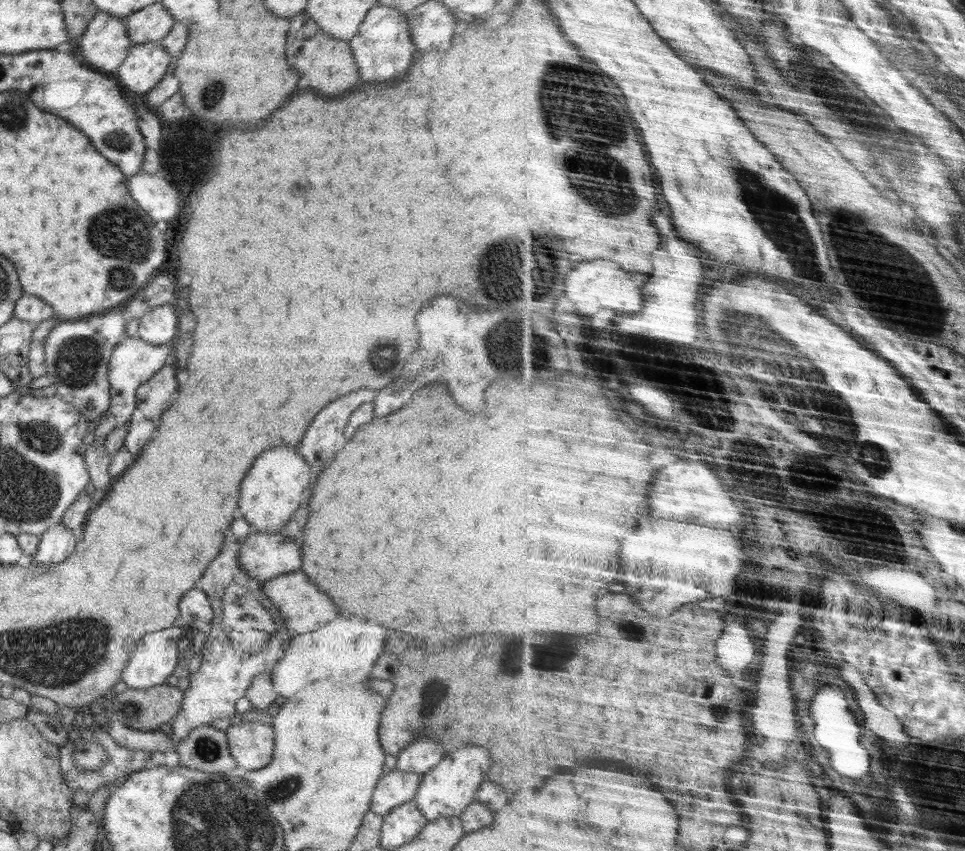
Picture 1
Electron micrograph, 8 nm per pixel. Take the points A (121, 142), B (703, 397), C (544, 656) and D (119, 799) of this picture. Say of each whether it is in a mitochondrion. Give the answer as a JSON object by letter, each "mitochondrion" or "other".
{"A":"mitochondrion","B":"mitochondrion","C":"other","D":"other"}

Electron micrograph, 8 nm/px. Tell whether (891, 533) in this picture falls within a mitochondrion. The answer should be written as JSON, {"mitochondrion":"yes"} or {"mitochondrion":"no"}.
{"mitochondrion":"yes"}

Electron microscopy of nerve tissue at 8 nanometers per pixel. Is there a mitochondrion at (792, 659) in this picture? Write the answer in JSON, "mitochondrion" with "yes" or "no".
{"mitochondrion":"no"}

